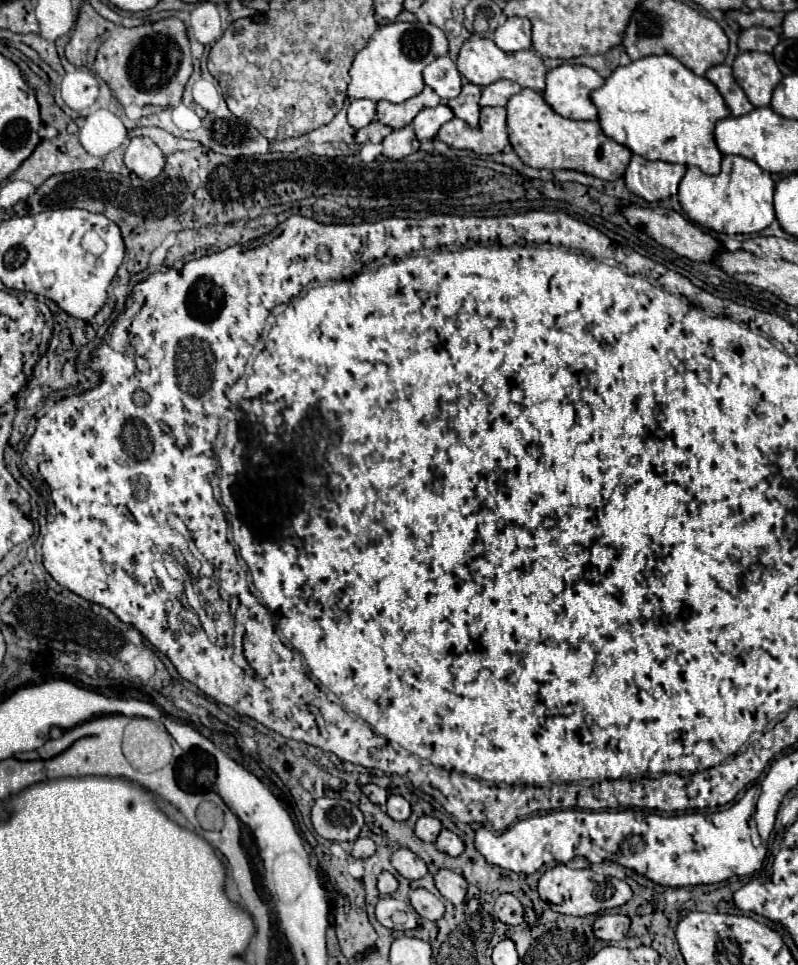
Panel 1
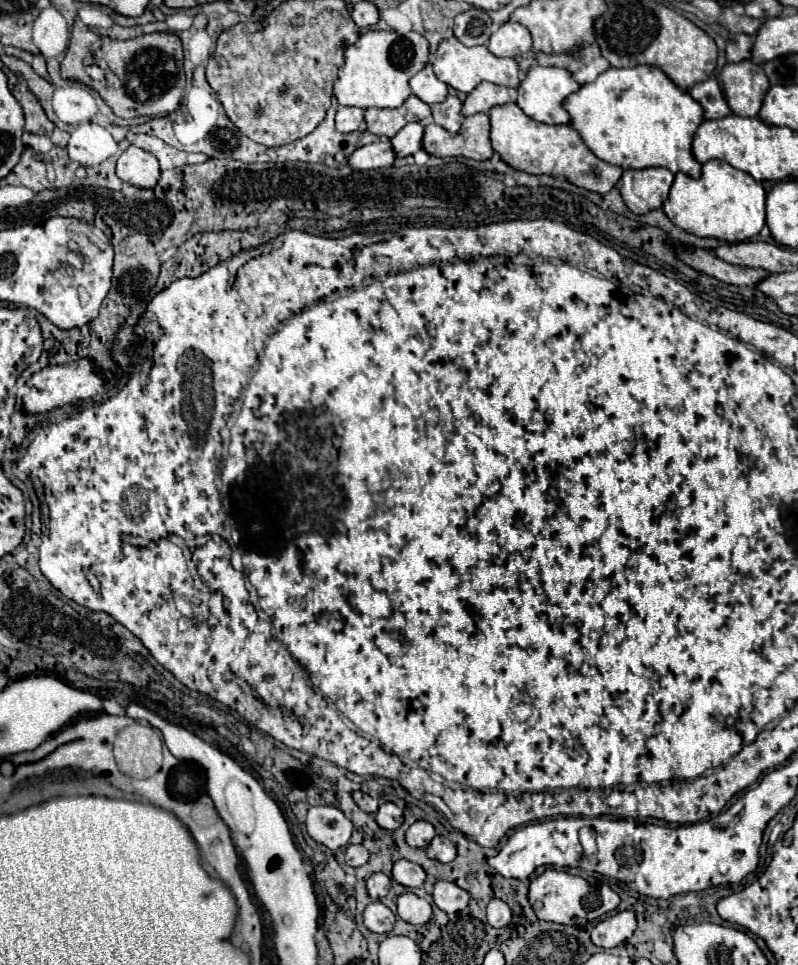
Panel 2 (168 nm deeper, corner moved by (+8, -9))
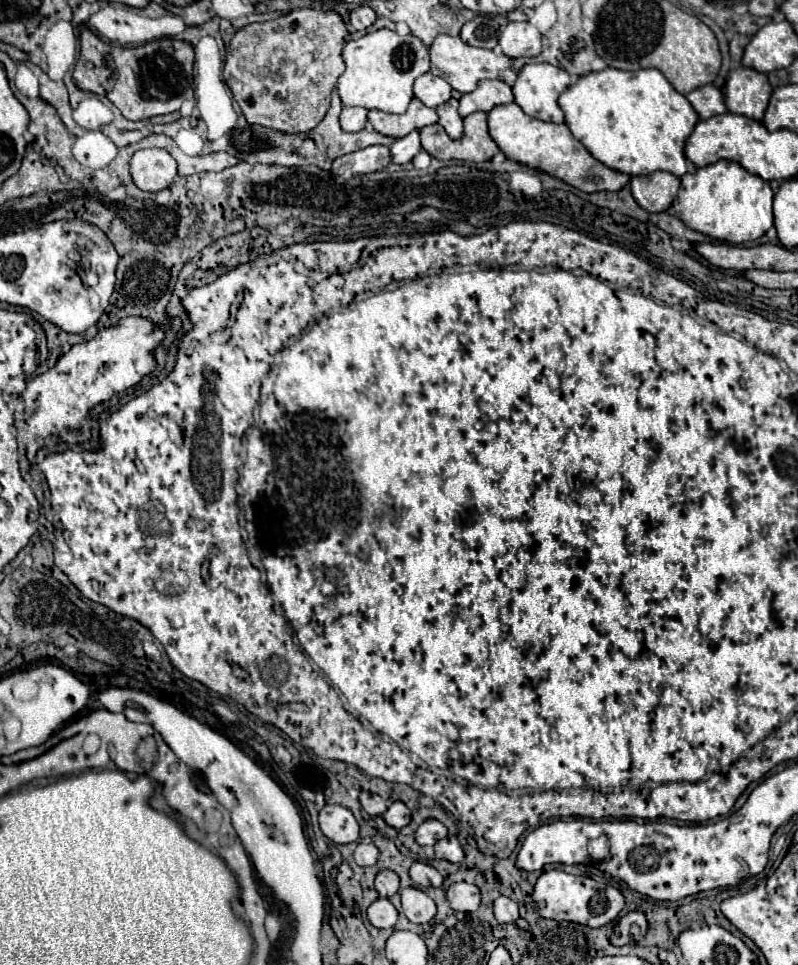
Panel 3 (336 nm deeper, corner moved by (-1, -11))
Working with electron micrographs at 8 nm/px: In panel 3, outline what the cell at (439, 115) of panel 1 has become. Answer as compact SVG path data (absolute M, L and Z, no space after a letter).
M411 131L409 135L405 135L405 137L401 137L401 139L395 139L395 143L391 145L393 163L399 163L399 165L411 163L411 159L413 159L419 151L423 151L421 141L419 141L419 131Z

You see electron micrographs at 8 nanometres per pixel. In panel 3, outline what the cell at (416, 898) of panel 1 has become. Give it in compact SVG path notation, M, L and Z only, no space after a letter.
M407 887L407 889L399 891L399 895L401 895L403 911L405 911L409 921L413 921L413 923L429 923L435 917L435 913L437 913L435 901L427 893L423 893L421 889Z

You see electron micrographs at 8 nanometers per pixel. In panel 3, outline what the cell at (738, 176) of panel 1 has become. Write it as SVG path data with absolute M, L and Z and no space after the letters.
M717 161L697 169L693 175L685 173L681 177L681 189L668 212L693 231L739 245L759 239L773 227L773 197L769 183L765 183L761 177L745 171L739 163Z

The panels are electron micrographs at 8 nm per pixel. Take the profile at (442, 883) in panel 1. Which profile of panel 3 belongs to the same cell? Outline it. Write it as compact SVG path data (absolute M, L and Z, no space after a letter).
M453 883L447 889L447 901L453 911L471 913L471 911L477 911L481 903L481 895L479 895L479 889L471 883Z

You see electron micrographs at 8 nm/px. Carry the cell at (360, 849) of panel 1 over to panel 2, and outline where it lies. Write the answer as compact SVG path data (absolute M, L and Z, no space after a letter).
M350 845L350 847L346 849L346 863L348 863L350 867L360 867L360 865L364 865L364 863L368 861L368 857L370 857L370 853L366 851L364 845Z

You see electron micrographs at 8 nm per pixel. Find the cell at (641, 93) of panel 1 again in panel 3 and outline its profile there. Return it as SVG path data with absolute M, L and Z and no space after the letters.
M607 67L597 73L583 75L577 83L573 83L561 97L559 107L565 113L565 123L571 133L587 147L587 151L605 163L607 167L627 173L627 175L649 175L653 171L669 171L677 177L685 175L693 169L685 157L685 143L693 133L693 127L699 121L697 111L687 101L685 95L675 91L665 75L657 69L639 69L639 71L621 71Z

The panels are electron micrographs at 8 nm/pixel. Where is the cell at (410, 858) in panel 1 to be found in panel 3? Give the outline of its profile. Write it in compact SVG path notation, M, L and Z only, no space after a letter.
M415 861L409 869L409 875L413 879L413 885L421 887L421 889L427 889L427 887L441 887L443 885L443 877L441 873L429 865L429 863L421 863L421 861Z

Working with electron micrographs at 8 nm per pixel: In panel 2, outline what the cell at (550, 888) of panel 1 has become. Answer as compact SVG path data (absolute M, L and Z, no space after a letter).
M546 869L530 883L530 905L542 921L554 921L562 925L586 925L616 909L618 903L620 897L608 885L590 885L586 879L570 875L566 871Z

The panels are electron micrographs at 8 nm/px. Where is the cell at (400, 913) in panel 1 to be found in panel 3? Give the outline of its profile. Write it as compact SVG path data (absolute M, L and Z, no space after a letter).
M377 899L369 909L367 909L367 919L373 927L377 929L393 929L397 923L397 909L389 899Z

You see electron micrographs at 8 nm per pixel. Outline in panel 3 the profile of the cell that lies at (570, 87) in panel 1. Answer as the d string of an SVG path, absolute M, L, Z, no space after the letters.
M549 63L525 65L513 85L515 103L535 119L565 123L565 115L557 99L569 85L571 75L559 67Z

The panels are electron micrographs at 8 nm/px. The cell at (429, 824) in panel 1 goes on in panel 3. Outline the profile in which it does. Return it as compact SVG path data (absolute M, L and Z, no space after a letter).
M427 819L419 825L415 839L419 845L435 845L439 839L447 837L447 827L437 819Z

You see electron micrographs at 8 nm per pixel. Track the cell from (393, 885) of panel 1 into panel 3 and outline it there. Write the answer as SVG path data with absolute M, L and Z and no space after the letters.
M381 871L375 877L375 889L379 893L379 897L391 897L395 893L399 893L399 877L393 871Z

